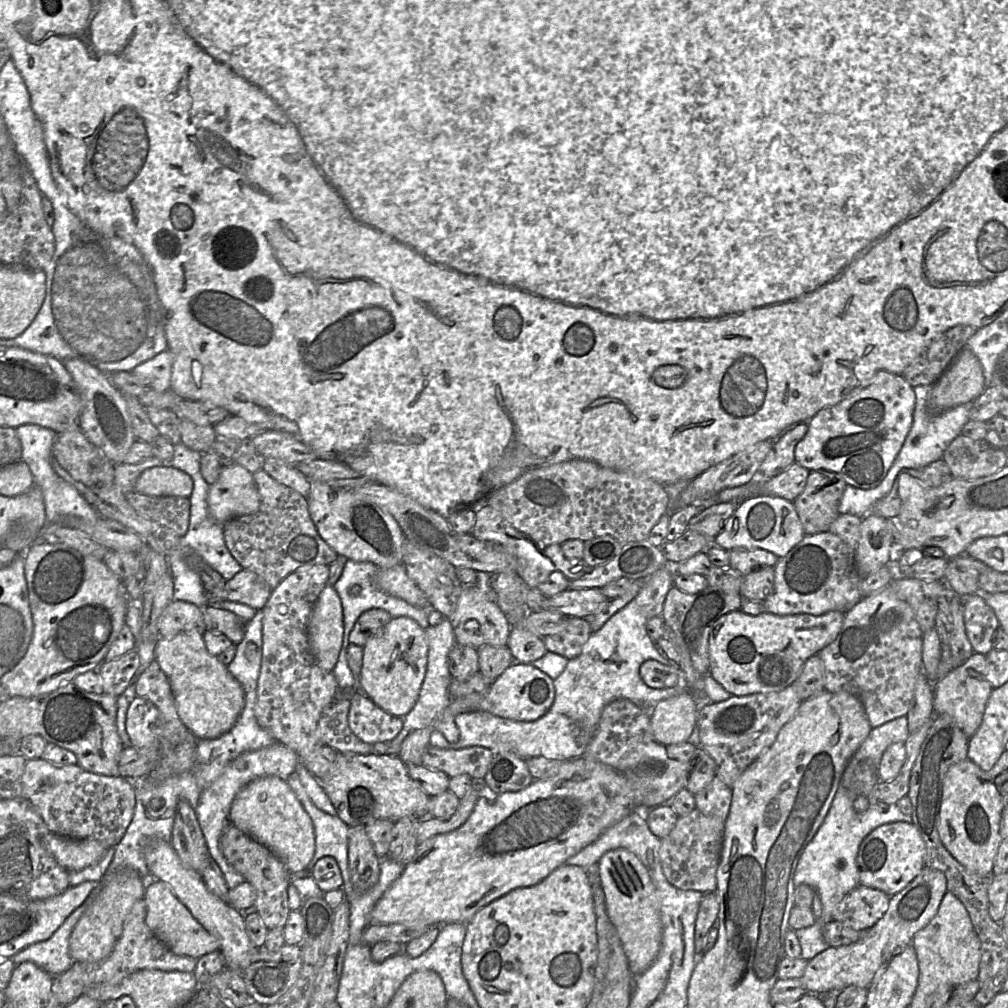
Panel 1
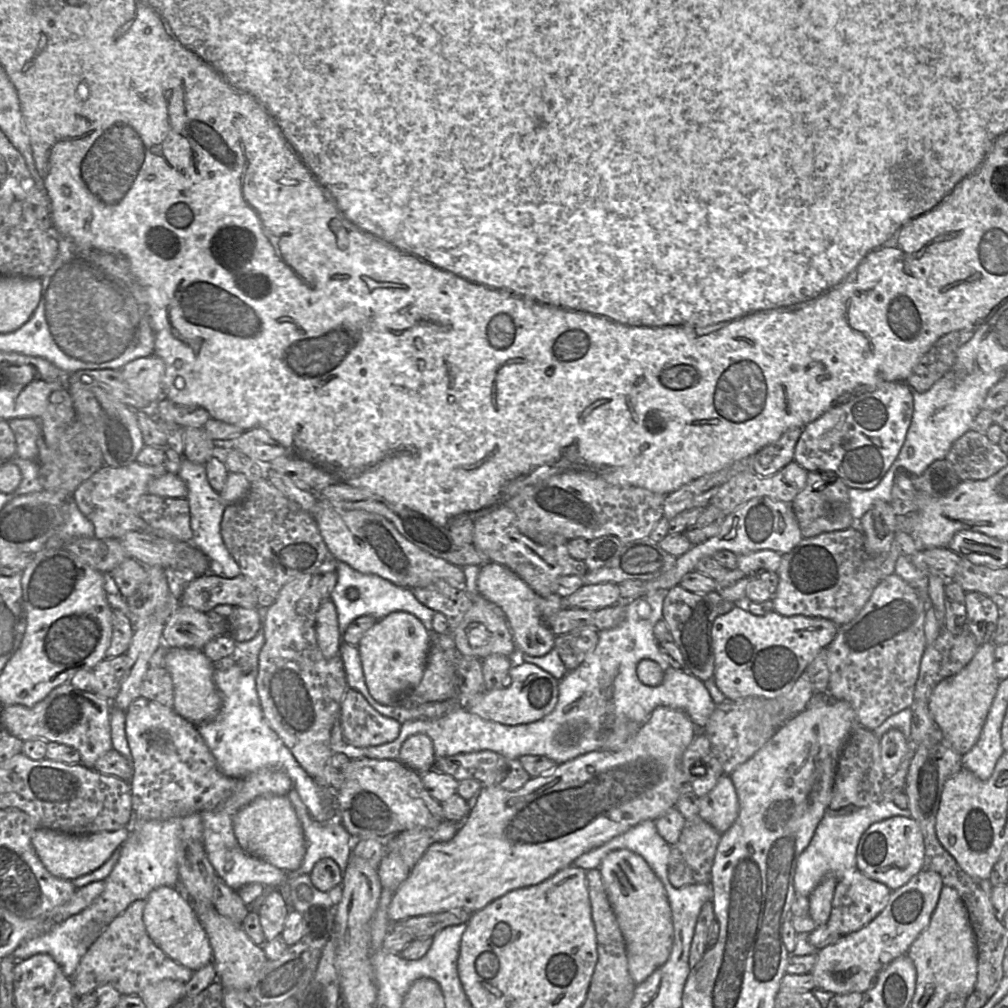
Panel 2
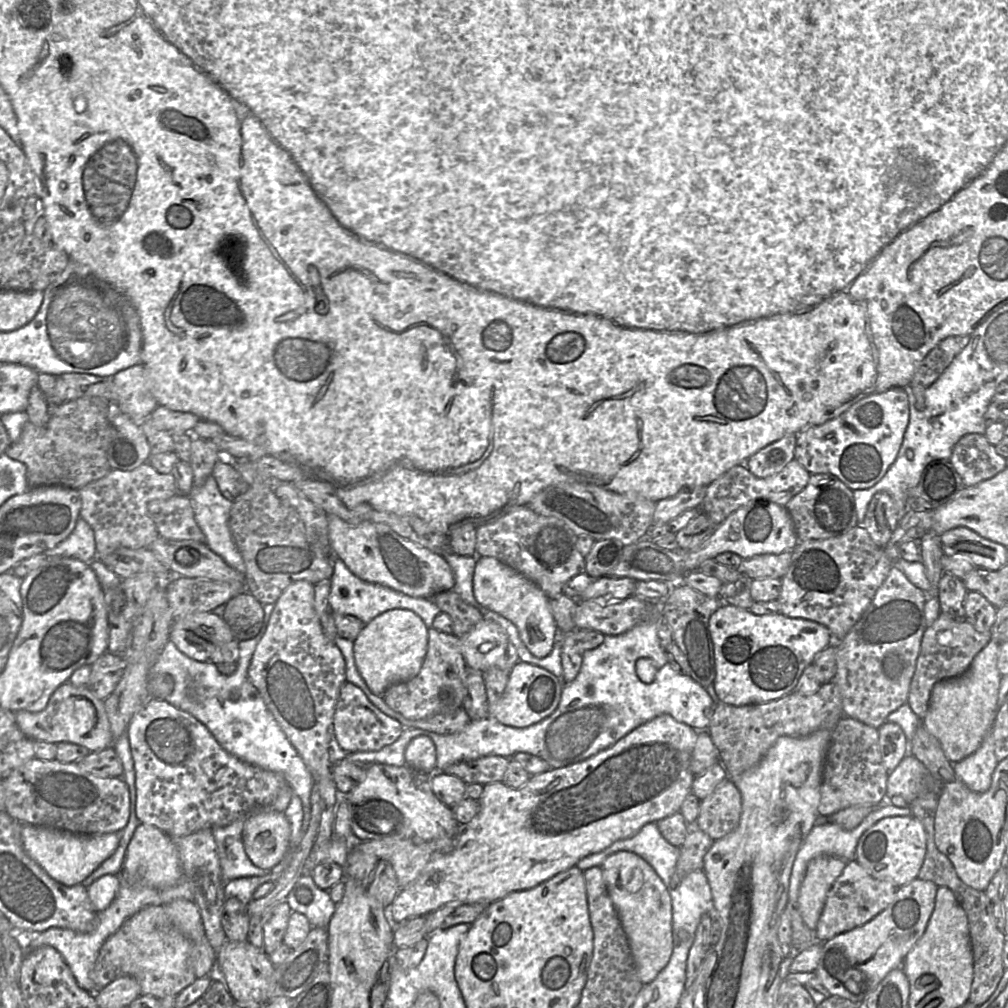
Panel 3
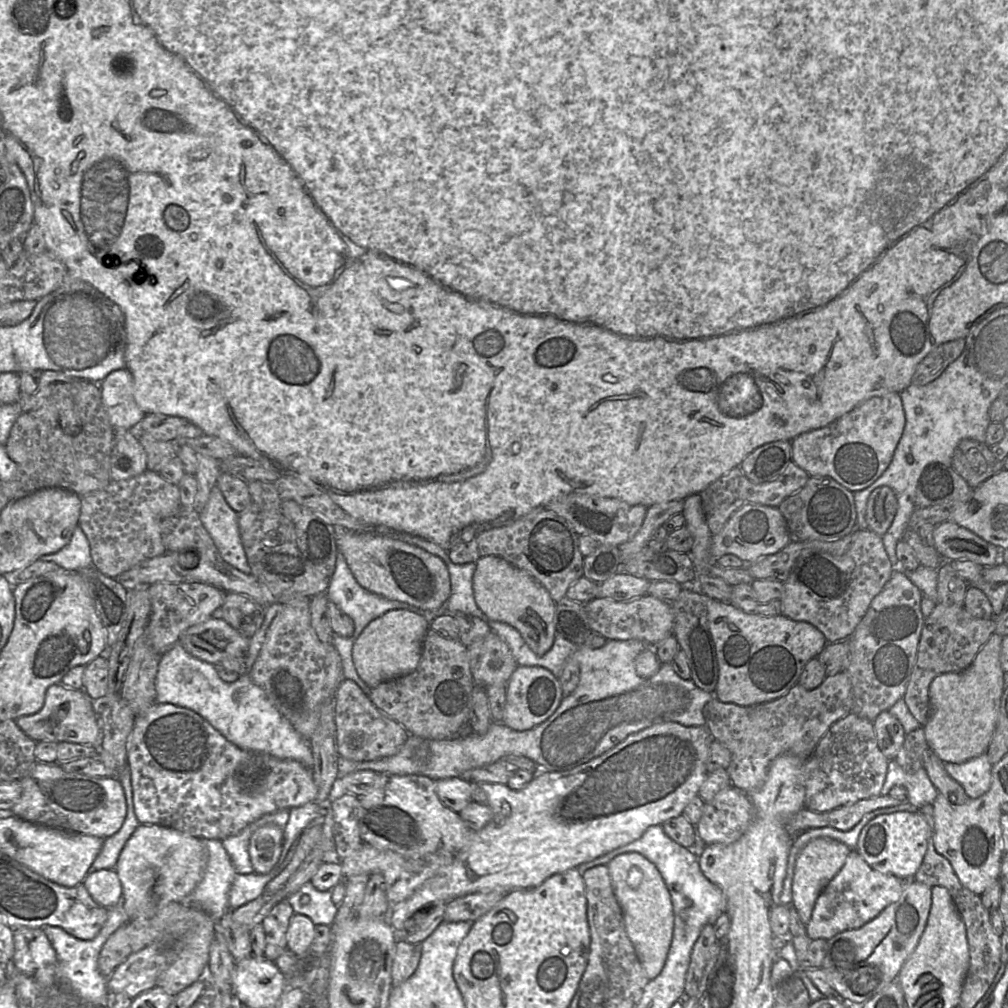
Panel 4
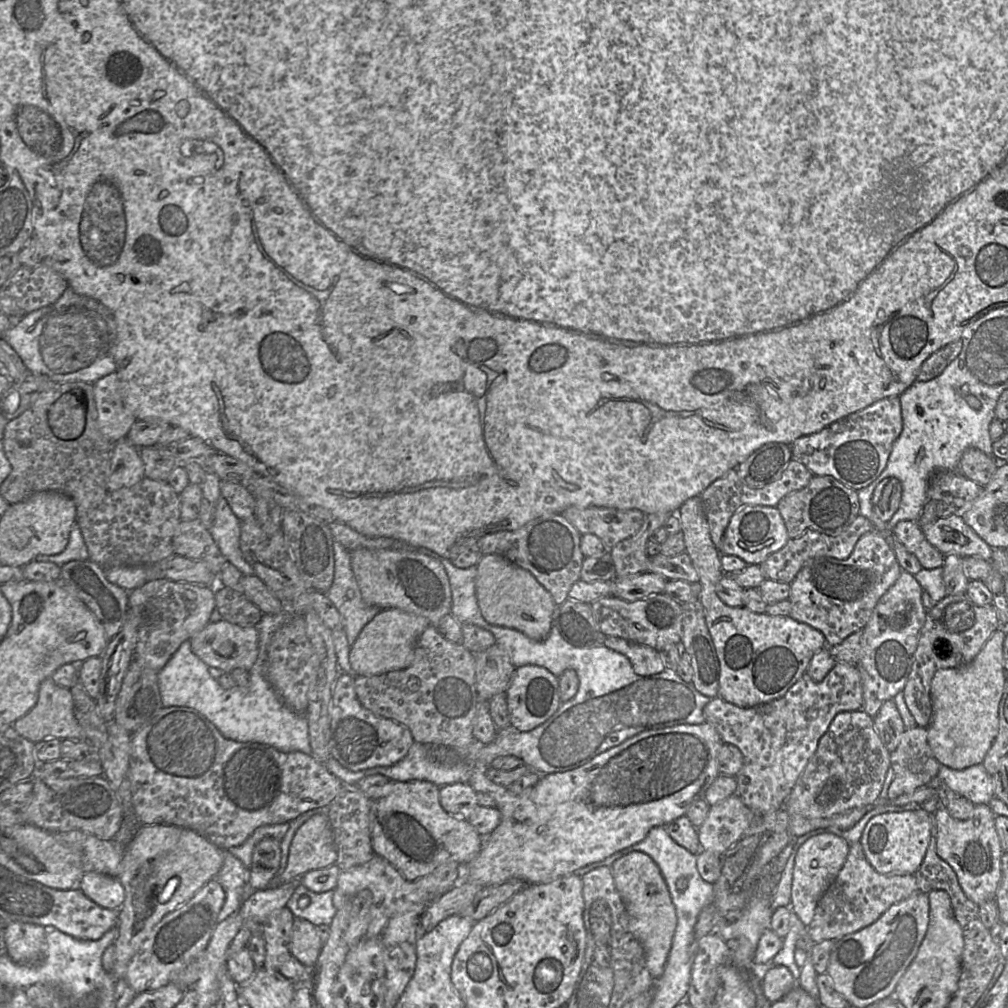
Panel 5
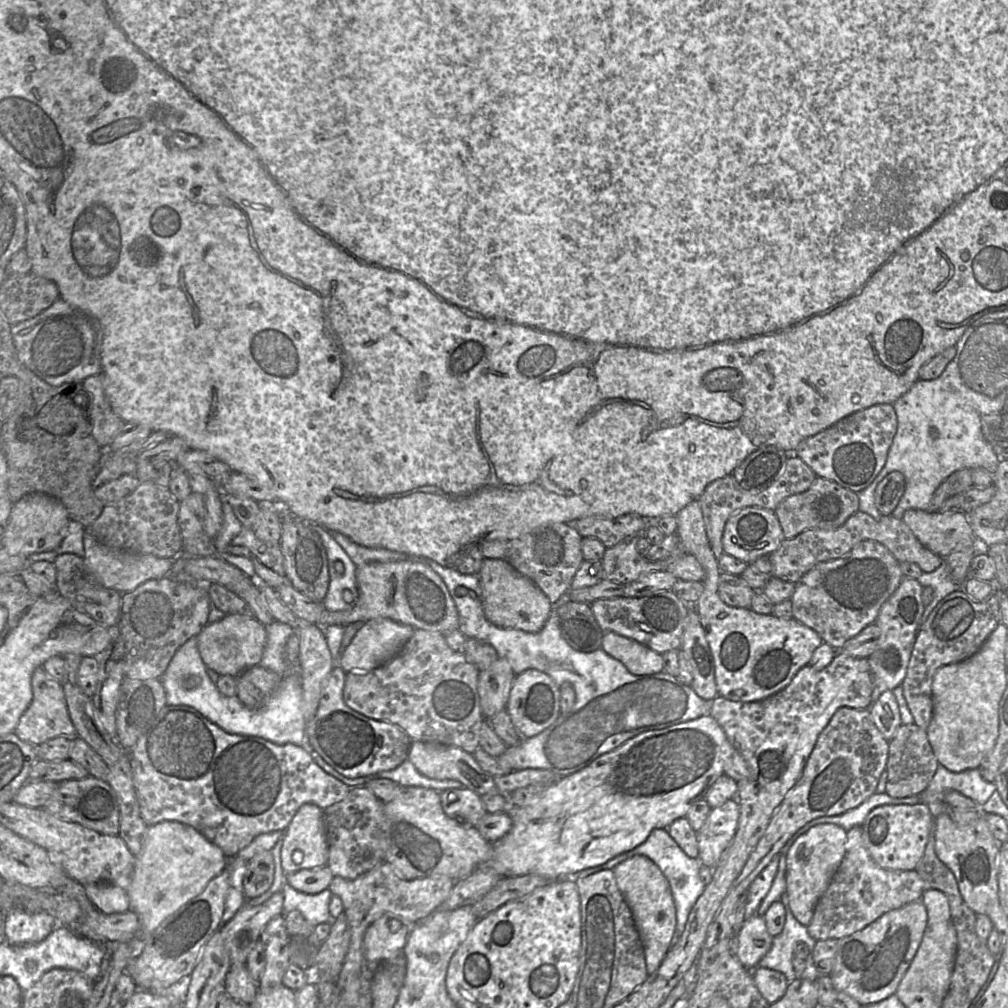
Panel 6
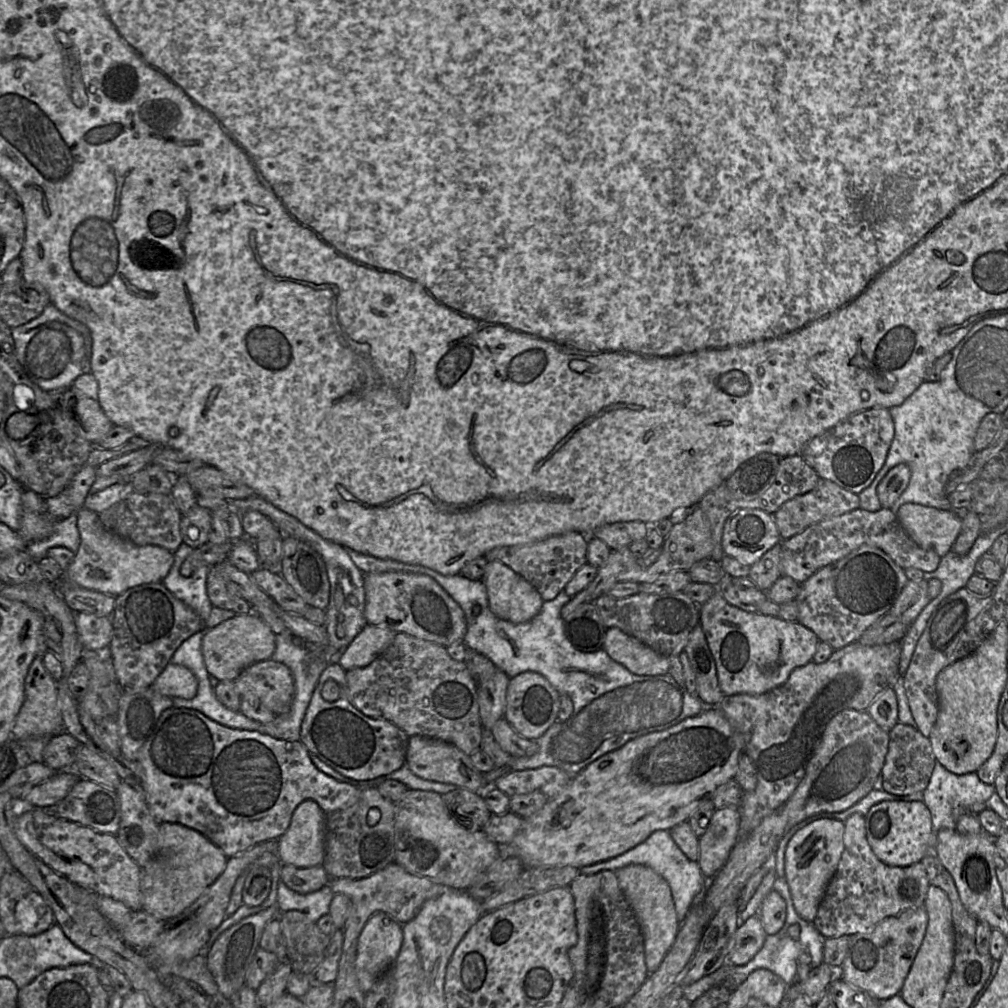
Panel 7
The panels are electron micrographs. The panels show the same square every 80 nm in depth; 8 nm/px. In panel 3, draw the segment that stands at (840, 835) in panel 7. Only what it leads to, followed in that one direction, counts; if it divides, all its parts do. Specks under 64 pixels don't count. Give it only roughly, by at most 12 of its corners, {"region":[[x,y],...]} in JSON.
{"region":[[817,856],[808,863],[798,904],[815,930],[827,893],[846,864]]}

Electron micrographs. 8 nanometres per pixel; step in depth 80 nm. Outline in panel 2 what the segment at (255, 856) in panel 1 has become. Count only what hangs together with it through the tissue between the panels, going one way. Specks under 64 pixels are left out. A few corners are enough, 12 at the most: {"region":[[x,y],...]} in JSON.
{"region":[[279,888],[258,909],[265,942],[282,934],[289,910]]}

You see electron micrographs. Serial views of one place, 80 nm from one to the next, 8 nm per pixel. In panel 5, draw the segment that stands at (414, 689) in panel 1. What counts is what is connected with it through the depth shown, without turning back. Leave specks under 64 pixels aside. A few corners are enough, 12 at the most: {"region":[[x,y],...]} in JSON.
{"region":[[383,609],[351,646],[355,675],[407,668],[429,621]]}

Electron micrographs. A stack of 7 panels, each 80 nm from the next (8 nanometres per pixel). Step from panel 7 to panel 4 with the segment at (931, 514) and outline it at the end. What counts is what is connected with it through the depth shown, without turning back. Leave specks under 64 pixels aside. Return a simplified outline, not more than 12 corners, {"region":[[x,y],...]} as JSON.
{"region":[[951,520],[934,528],[934,547],[947,561],[990,567],[998,547]]}

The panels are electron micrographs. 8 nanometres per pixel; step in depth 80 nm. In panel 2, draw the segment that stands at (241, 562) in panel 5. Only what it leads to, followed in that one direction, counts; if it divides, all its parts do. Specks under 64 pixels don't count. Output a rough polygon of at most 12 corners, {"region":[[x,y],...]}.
{"region":[[183,454],[178,476],[188,489],[191,543],[211,572],[237,577],[240,567],[220,525],[227,504],[205,465]]}

